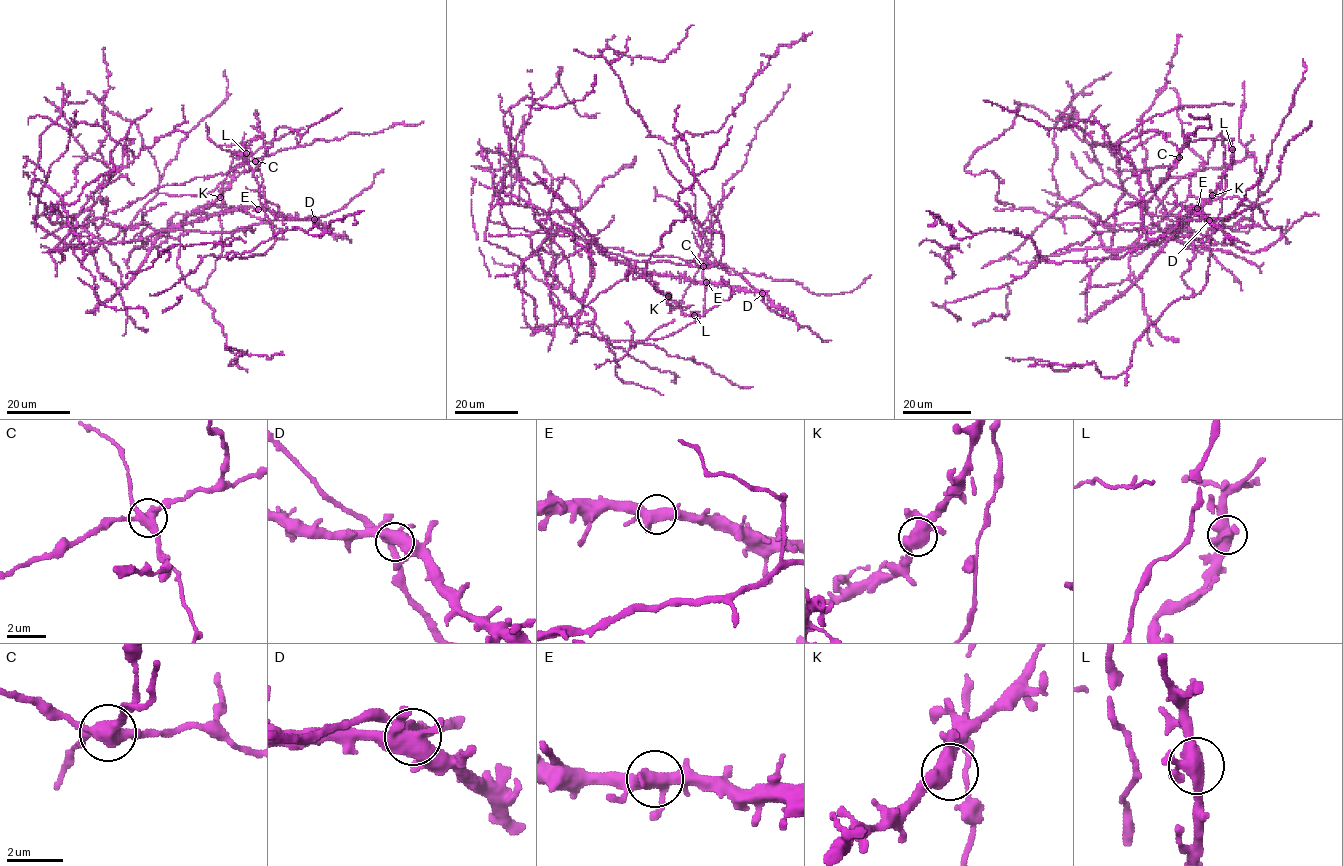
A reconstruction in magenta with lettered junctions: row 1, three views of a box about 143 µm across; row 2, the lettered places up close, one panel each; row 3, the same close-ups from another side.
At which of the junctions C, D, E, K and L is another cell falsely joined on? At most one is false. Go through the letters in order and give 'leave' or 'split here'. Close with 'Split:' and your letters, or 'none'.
C: split here
D: leave
E: leave
K: leave
L: leave
Split: C

